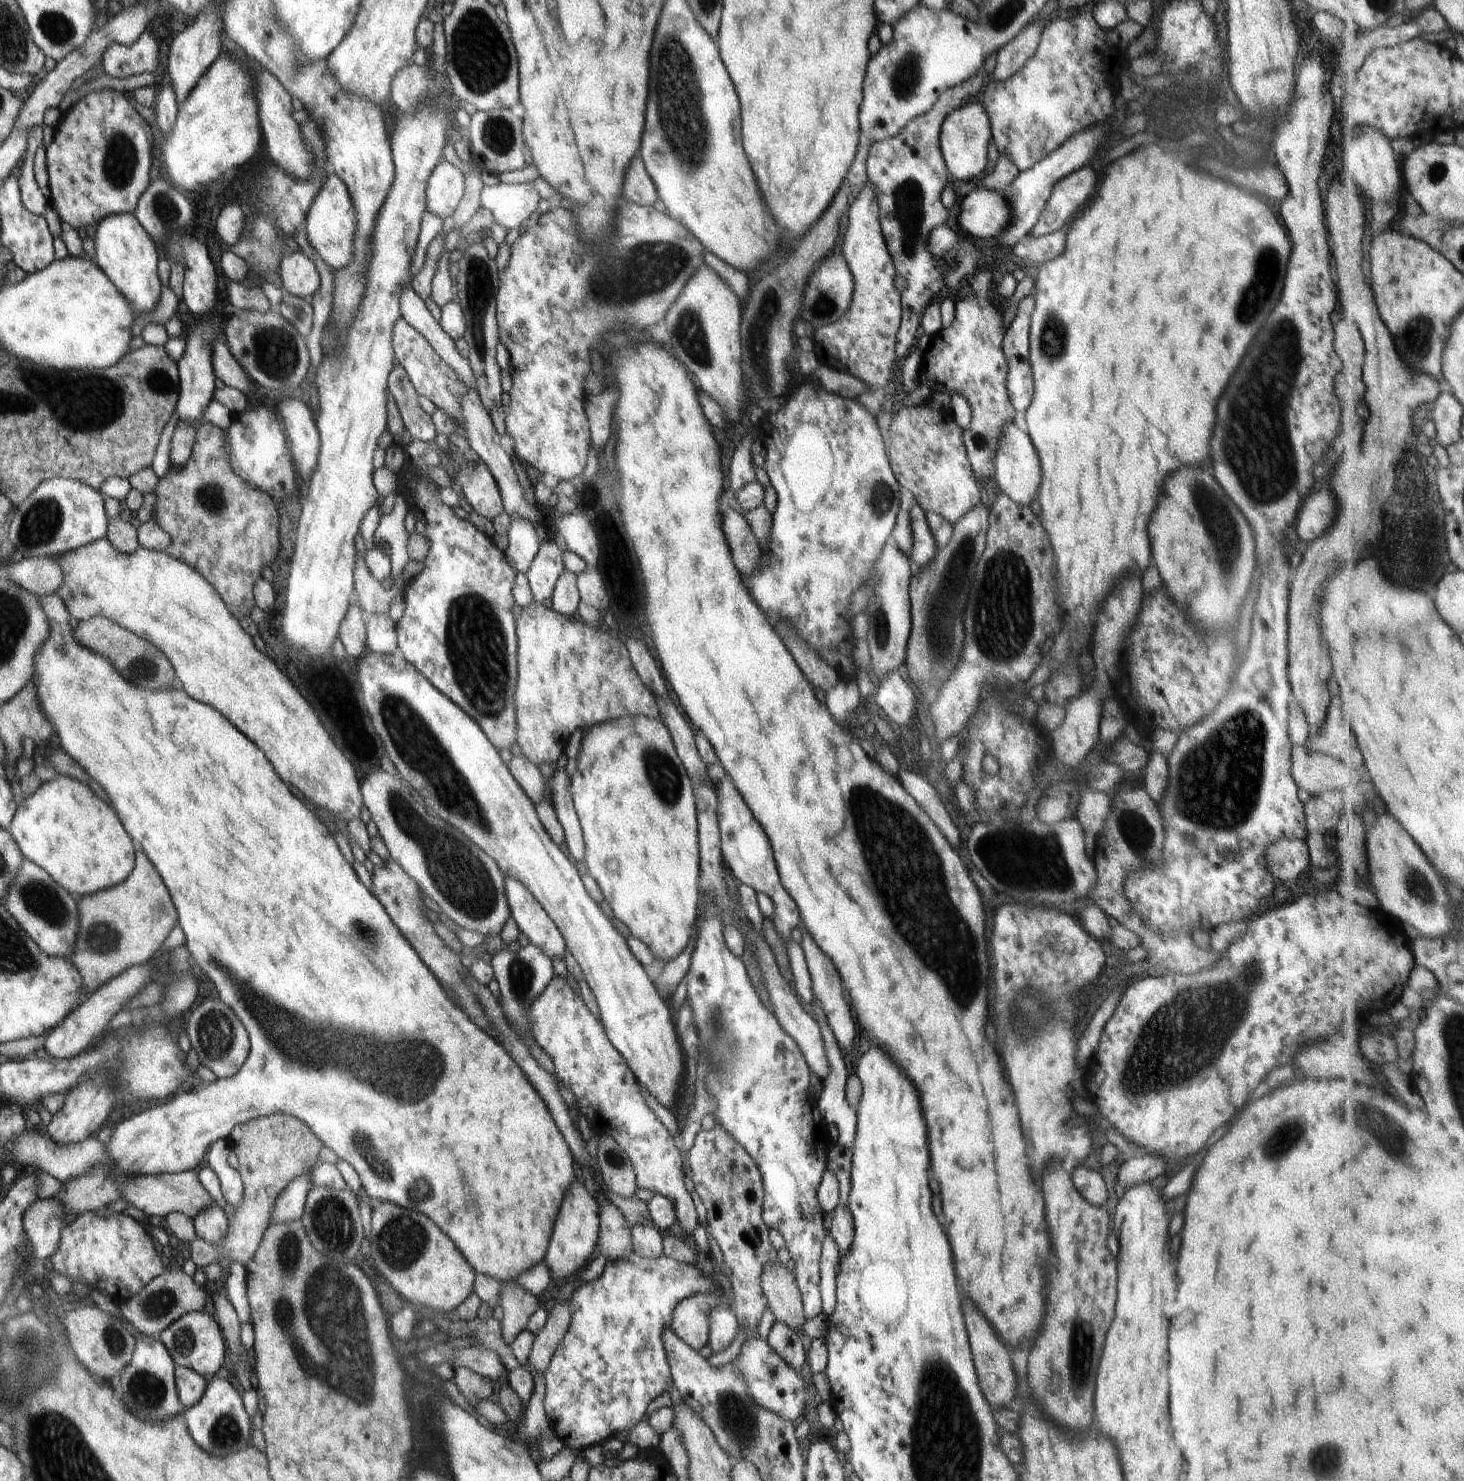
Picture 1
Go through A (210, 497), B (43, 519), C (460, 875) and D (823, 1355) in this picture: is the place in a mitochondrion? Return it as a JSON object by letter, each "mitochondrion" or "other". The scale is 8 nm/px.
{"A":"mitochondrion","B":"mitochondrion","C":"mitochondrion","D":"other"}

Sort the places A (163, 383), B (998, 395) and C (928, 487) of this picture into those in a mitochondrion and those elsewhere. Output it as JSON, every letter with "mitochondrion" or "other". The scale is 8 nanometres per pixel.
{"A":"mitochondrion","B":"other","C":"other"}

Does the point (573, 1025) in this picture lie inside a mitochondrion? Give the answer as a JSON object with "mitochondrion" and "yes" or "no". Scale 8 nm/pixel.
{"mitochondrion":"no"}

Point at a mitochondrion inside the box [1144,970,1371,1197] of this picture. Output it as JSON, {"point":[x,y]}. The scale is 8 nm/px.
{"point":[1275,1148]}

